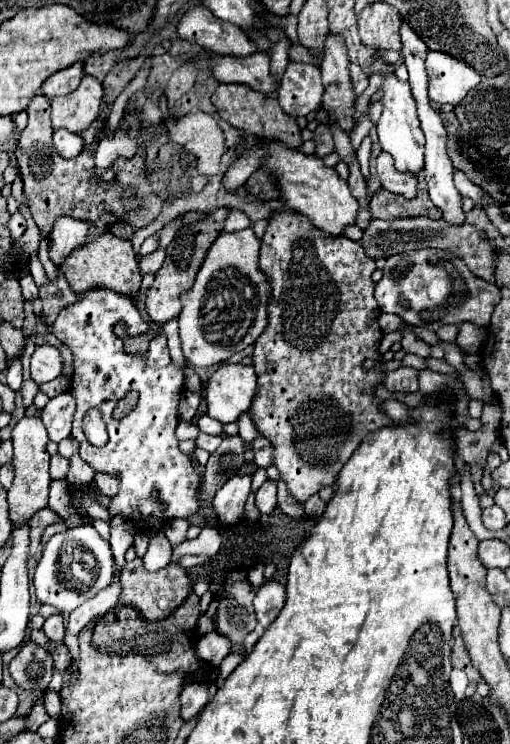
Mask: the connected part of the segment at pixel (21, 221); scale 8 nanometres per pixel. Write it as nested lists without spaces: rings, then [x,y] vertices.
[[[15,212],[15,214],[11,214],[11,220],[9,220],[9,232],[11,232],[11,238],[13,240],[17,240],[23,232],[25,232],[25,218],[23,218],[23,214],[21,212]]]

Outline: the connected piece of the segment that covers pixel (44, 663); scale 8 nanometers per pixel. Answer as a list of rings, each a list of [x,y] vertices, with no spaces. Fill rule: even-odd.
[[[27,642],[11,660],[9,672],[17,686],[33,692],[43,692],[51,682],[53,658],[45,648]]]

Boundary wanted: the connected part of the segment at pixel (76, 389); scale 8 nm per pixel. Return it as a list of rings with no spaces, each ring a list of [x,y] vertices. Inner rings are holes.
[[[89,290],[79,296],[79,302],[61,310],[51,332],[71,348],[73,352],[73,384],[71,394],[77,400],[77,412],[73,418],[71,436],[79,442],[81,458],[93,468],[109,476],[119,476],[119,492],[111,498],[111,518],[121,514],[125,520],[133,520],[139,528],[147,528],[159,520],[189,518],[199,510],[199,486],[201,476],[193,468],[187,454],[179,450],[175,428],[179,424],[177,408],[183,396],[185,372],[177,368],[169,356],[167,336],[157,332],[149,342],[147,358],[129,356],[123,350],[127,336],[141,336],[151,330],[129,296],[113,290]],[[129,392],[139,392],[137,406],[129,412],[129,418],[113,418],[113,408]],[[89,408],[99,408],[107,422],[109,442],[97,448],[87,442],[81,424]]]

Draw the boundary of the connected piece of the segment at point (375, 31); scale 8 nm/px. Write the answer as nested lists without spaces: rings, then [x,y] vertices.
[[[375,2],[367,6],[359,16],[359,38],[363,46],[371,50],[401,50],[399,22],[401,16],[391,4]]]

